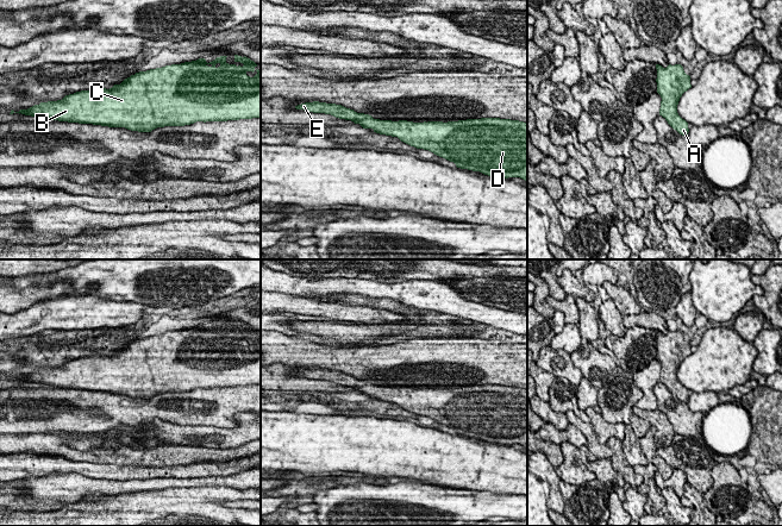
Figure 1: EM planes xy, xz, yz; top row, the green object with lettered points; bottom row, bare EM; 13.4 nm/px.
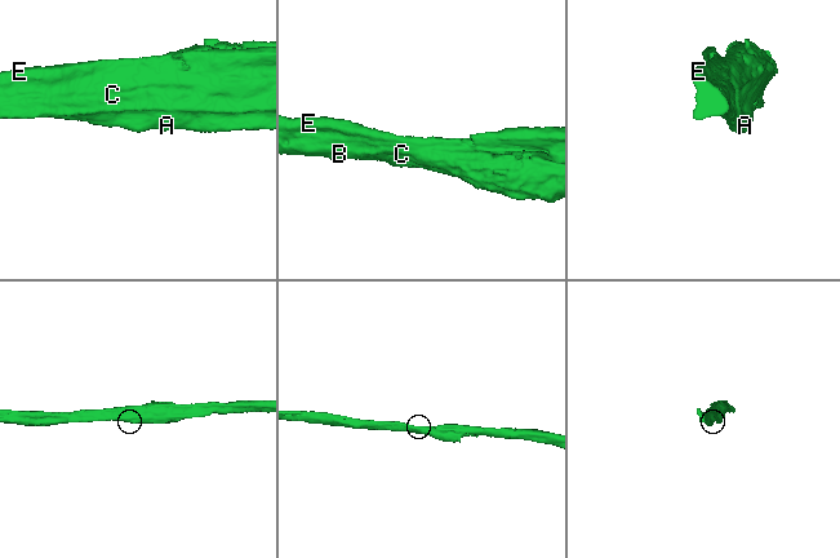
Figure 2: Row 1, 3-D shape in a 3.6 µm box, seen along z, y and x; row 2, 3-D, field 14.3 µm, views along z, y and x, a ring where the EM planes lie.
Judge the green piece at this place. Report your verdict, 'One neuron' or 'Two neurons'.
One neuron

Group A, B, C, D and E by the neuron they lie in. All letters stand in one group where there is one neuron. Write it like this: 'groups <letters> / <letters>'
groups A B C D E

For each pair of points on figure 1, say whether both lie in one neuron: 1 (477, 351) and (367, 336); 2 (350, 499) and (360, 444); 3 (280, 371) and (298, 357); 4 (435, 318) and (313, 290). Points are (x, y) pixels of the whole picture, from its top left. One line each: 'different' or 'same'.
1: different
2: different
3: different
4: different

